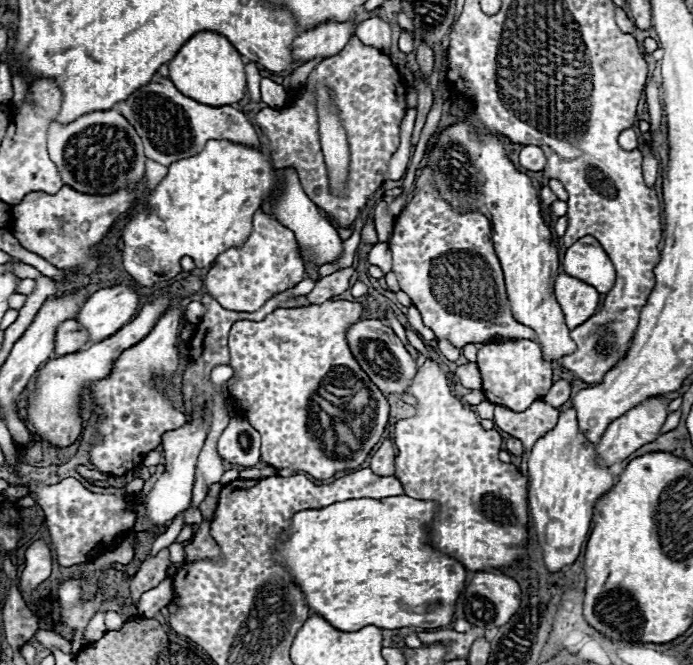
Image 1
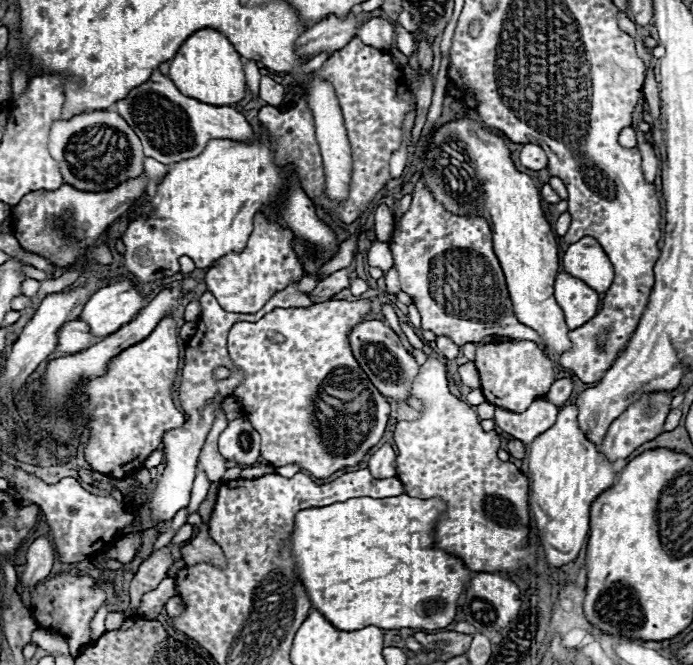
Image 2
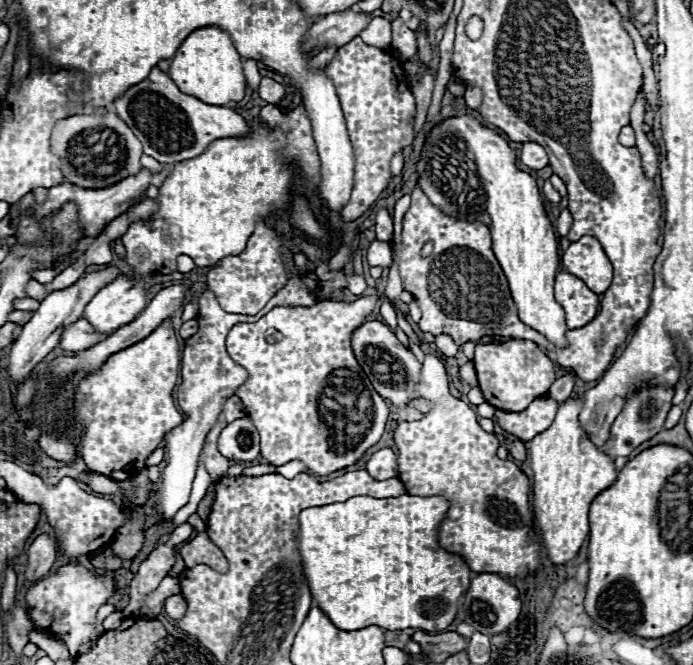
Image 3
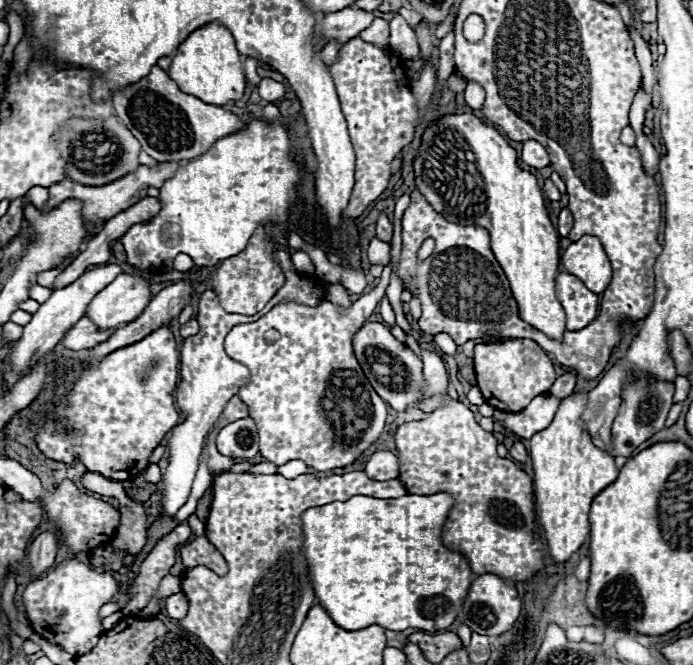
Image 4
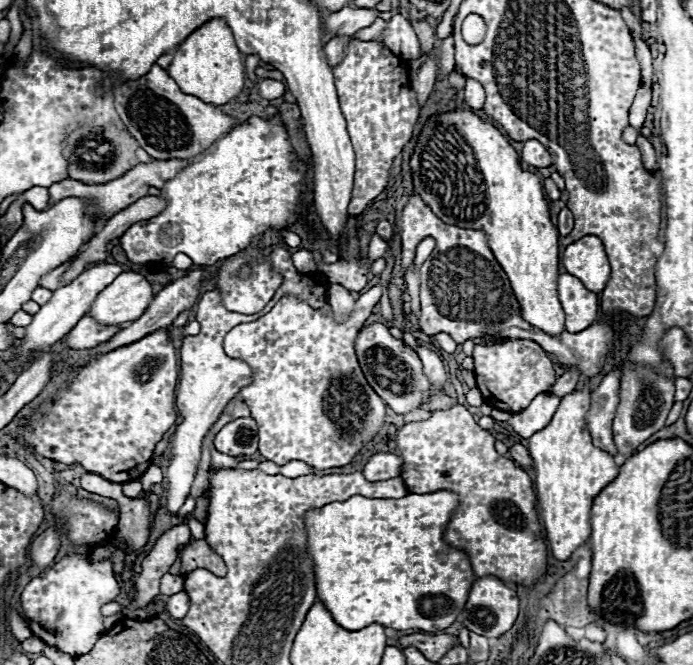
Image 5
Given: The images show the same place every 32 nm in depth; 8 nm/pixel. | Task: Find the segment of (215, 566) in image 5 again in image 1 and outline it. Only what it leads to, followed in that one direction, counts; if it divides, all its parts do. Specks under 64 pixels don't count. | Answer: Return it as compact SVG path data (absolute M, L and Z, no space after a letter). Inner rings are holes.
M204 520L198 530L192 536L192 542L184 548L186 552L186 562L190 560L200 560L200 558L220 558L220 548L210 536L210 520Z

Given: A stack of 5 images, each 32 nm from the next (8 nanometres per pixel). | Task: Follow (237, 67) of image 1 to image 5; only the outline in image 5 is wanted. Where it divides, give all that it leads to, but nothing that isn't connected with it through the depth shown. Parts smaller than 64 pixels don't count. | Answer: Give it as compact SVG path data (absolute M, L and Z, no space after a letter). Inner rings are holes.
M210 20L198 30L194 30L174 54L172 64L168 66L168 74L176 80L184 94L192 94L206 104L222 106L240 96L244 88L244 62L242 54L236 48L234 36L230 28L222 20Z

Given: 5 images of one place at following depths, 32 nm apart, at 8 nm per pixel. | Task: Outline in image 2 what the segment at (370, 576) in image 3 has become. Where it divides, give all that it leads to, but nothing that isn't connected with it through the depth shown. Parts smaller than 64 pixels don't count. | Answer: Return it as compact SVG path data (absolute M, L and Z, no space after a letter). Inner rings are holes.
M350 498L322 508L300 510L294 518L290 538L290 554L296 574L304 584L310 604L338 630L352 632L364 626L378 626L384 630L446 628L456 614L458 598L466 590L470 570L454 556L434 548L434 524L444 504L438 498Z

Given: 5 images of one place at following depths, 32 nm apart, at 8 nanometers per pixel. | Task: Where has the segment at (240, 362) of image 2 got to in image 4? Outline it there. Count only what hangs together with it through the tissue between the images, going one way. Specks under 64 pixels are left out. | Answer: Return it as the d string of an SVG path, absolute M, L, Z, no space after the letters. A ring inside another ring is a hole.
M390 263L382 272L382 282L370 294L362 294L348 308L340 308L328 300L324 300L320 306L282 302L260 320L238 324L228 332L224 344L228 356L250 370L250 382L238 390L238 396L248 406L250 418L258 426L260 454L268 462L282 466L290 460L302 460L314 472L330 472L354 464L354 460L380 438L386 424L388 406L366 380L354 356L352 338L382 300L391 272Z

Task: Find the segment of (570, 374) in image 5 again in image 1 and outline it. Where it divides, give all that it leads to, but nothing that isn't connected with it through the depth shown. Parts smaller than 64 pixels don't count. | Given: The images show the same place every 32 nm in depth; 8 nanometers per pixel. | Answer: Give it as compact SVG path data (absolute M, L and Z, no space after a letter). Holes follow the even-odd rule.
M558 380L552 384L550 392L546 394L546 398L542 398L546 404L554 406L554 408L560 408L566 400L570 398L570 382L568 380Z

